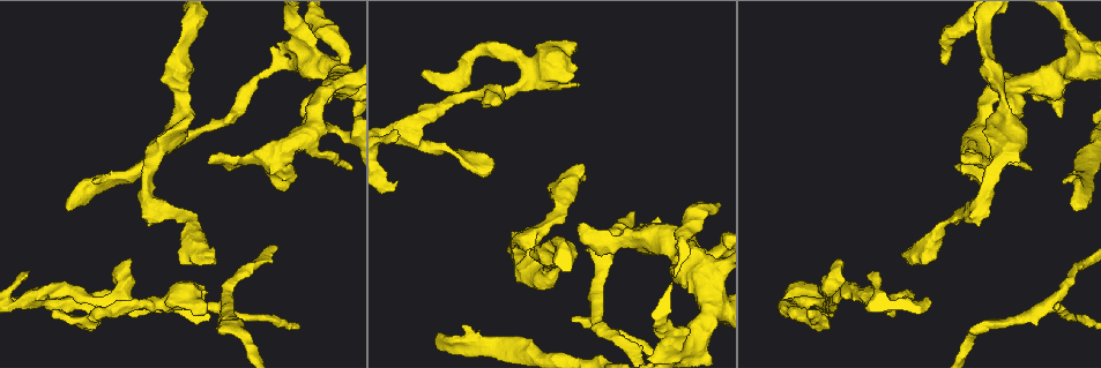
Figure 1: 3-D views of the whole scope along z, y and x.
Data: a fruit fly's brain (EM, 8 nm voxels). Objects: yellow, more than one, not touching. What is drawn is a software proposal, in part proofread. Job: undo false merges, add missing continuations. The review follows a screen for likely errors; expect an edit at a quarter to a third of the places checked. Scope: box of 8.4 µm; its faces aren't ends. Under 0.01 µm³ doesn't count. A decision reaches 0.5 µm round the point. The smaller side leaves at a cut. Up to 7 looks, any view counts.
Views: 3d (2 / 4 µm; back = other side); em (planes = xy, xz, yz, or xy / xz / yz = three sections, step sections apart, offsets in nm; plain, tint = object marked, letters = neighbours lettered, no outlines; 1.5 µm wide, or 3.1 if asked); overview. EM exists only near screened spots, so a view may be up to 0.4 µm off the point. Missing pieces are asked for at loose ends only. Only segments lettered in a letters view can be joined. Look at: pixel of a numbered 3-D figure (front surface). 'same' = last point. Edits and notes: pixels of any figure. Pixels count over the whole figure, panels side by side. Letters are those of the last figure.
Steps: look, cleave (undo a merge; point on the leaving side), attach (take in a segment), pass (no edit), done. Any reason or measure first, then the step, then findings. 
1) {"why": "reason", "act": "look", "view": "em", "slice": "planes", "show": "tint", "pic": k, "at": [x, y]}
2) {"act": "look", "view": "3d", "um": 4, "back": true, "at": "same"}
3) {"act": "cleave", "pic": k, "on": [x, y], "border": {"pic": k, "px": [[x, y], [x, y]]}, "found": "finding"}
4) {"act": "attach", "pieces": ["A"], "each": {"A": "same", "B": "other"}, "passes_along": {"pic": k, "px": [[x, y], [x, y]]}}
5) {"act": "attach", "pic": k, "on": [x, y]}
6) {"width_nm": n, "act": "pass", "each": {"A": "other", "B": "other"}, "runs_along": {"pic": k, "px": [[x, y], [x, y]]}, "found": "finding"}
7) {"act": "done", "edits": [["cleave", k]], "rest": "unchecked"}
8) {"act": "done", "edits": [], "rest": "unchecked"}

{"why": "branch stops here", "act": "look", "view": "em", "slice": "planes", "show": "letters", "pic": 1, "at": [963, 159]}

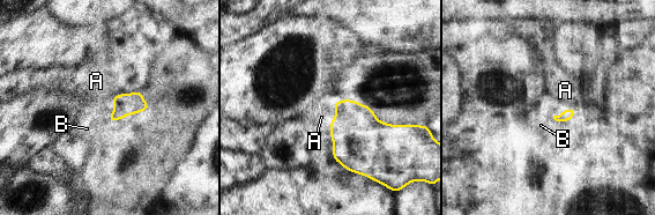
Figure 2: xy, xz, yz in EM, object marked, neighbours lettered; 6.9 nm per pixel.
{"longest_contact_nm": ["A", 300], "act": "attach", "pieces": ["B"], "each": {"A": "other", "B": "same"}, "found": "the neuron continues"}

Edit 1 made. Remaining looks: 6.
{"why": "three-way junction", "act": "look", "view": "3d", "um": 4, "pic": 1, "at": [224, 310]}

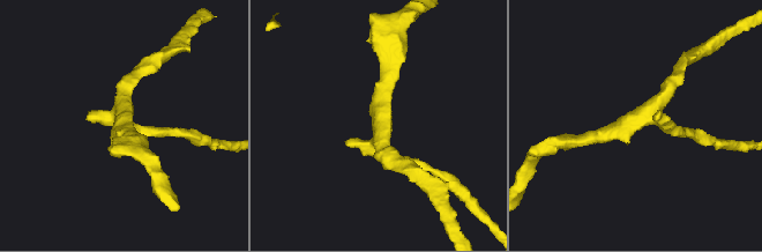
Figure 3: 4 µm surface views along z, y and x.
{"why": "need the tissue", "act": "look", "view": "em", "slice": "xz", "step": 4, "show": "tint", "pic": 3, "at": [379, 126]}

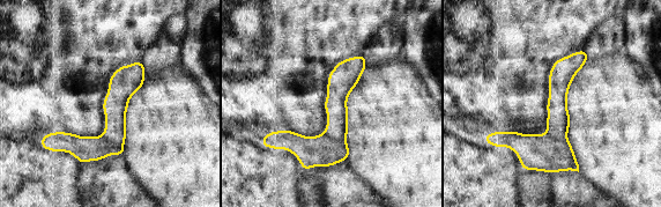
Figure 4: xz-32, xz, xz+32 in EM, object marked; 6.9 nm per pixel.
{"act": "look", "view": "em", "slice": "xz", "step": 4, "show": "letters", "at": "same"}

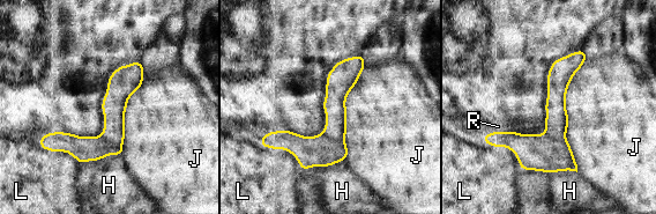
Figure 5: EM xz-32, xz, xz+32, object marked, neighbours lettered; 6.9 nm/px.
{"longest_contact_nm": ["J", 800], "act": "cleave", "pic": 5, "on": [83, 148], "each": {"H": "other", "J": "other", "L": "other", "R": "other"}, "border": {"pic": 5, "px": [[101, 134], [109, 141], [121, 146]]}, "found": "two neurons meet here"}

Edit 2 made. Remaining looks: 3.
{"why": "redraw", "act": "look", "view": "overview"}

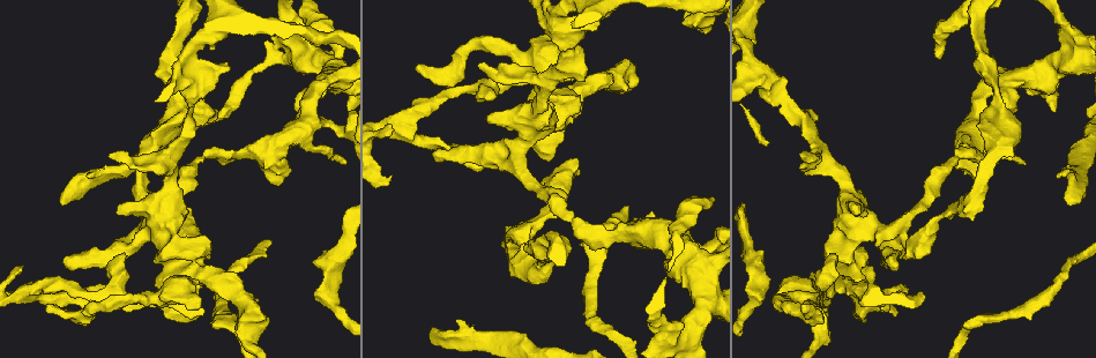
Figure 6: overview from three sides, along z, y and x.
{"why": "thick end", "act": "look", "view": "em", "slice": "planes", "show": "letters", "pic": 6, "at": [200, 305]}

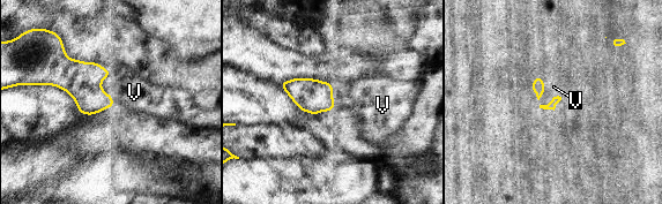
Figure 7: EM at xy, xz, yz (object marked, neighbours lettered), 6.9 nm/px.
{"act": "attach", "pieces": ["V"], "each": {"V": "same"}, "passes_along": {"pic": 7, "px": [[81, 80], [104, 91], [134, 92]]}, "found": "the neuron continues"}

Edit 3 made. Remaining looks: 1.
{"act": "done", "edits": [["attach", 2], ["cleave", 5], ["attach", 7]], "rest": "unchecked"}

